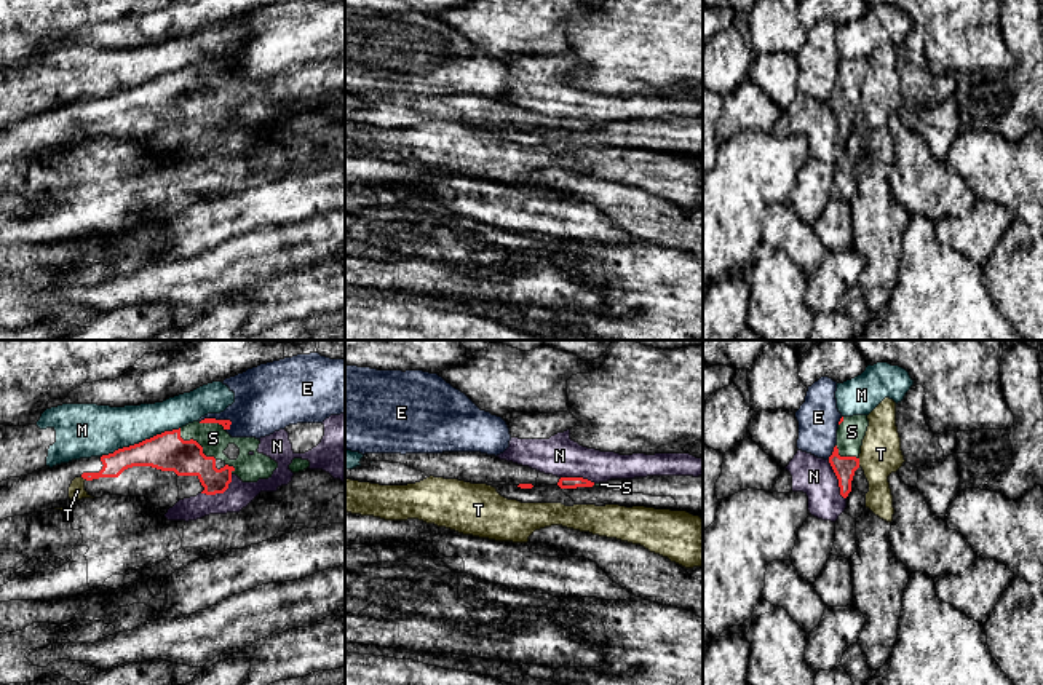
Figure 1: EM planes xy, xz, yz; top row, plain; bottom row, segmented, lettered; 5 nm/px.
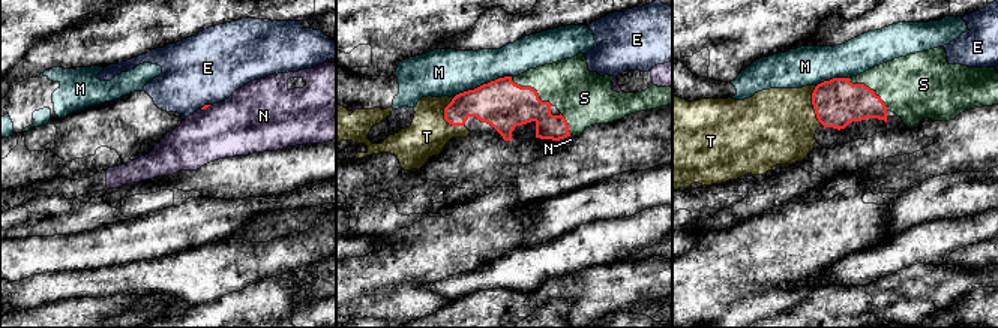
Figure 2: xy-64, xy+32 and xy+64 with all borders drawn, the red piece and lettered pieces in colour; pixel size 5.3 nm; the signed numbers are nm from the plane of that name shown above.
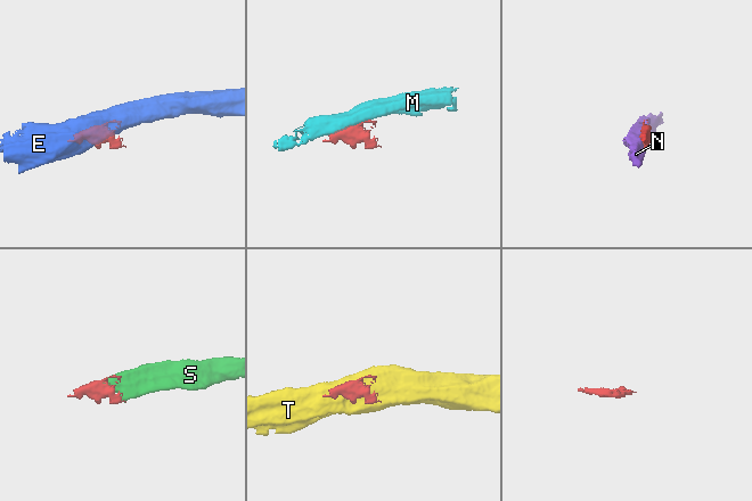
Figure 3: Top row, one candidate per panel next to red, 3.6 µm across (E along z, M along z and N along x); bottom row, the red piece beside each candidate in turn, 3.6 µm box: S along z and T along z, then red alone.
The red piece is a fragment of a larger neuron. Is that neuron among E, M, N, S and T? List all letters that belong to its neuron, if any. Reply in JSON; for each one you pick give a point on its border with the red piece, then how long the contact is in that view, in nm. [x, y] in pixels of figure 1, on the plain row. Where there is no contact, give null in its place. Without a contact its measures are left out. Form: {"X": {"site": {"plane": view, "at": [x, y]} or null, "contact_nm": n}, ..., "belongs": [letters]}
{"S": {"site": {"plane": "xy", "at": [197, 85]}, "contact_nm": 240}, "belongs": ["S"]}

